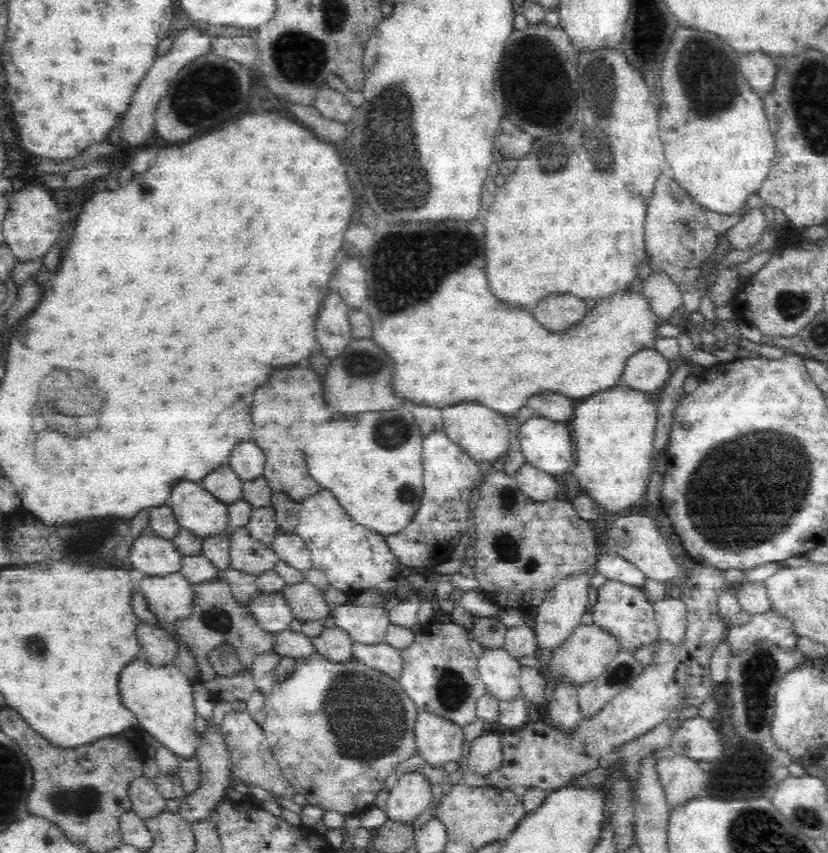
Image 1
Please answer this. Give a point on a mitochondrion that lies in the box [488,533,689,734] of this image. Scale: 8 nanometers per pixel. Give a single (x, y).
(619, 674)

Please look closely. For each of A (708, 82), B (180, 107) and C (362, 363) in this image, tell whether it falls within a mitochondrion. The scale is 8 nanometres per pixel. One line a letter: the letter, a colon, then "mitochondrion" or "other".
A: mitochondrion
B: mitochondrion
C: mitochondrion

